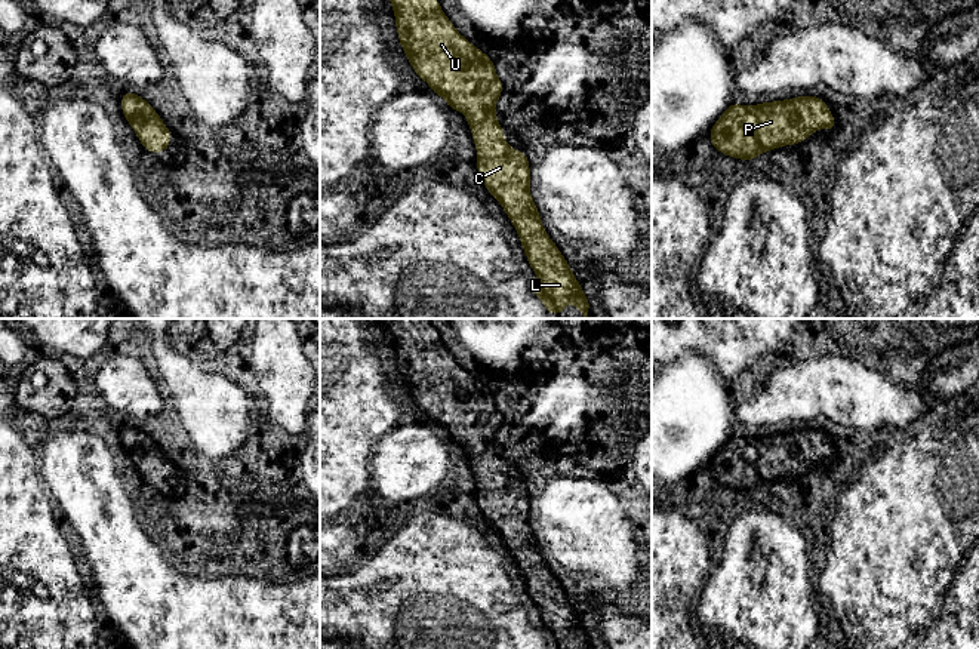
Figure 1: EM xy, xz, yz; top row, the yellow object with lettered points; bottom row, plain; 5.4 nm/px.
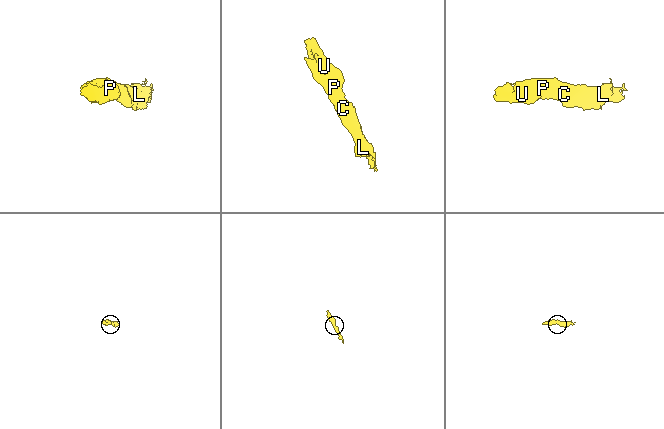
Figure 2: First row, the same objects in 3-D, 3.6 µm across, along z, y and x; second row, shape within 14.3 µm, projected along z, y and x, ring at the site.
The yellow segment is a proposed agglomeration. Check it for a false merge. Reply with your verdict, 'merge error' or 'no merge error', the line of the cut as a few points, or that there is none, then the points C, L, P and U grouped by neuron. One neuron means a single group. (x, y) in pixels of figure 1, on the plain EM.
no merge error; cut none; groups C L P U

